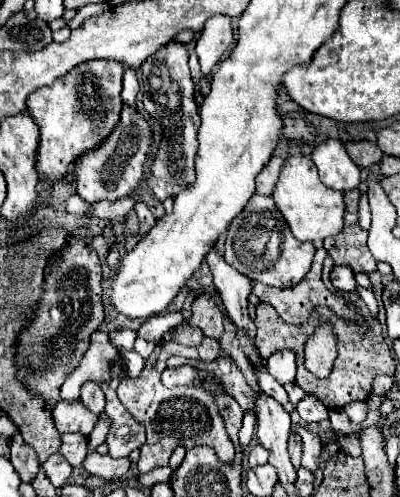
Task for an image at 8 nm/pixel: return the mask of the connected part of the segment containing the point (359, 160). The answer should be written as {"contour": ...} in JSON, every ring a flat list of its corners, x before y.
{"contour":[[363,140,363,142,347,142,345,150,359,168,369,168,369,166,381,162,381,158,383,158,383,152,375,144,371,144,367,140]]}

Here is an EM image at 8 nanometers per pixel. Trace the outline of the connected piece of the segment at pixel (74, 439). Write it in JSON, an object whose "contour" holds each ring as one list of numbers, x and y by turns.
{"contour":[[63,434,59,454,65,456,73,468,83,468,83,460,87,456,87,438,81,434]]}

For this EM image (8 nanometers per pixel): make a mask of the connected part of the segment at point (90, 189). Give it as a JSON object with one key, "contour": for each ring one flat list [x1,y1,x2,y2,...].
{"contour":[[123,106,121,120,113,130,113,134,103,142,103,146,93,152,87,152,77,160,75,166,77,194,91,204,99,200,119,200,129,196,143,176,143,162,149,144,151,144,151,132,143,116,135,108]]}

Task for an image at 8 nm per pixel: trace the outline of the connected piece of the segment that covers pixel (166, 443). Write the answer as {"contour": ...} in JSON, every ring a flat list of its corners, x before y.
{"contour":[[163,342,157,344,149,360,145,362,145,368,139,378,125,378,117,390,117,396,121,404,129,410,129,414,145,426,147,430,147,442,141,446,141,456,137,462,139,474,147,474,155,468,167,466,169,456,177,446,195,448,199,446,209,446,217,452,219,460,223,464,231,464,235,450,233,442,227,438,225,424,221,420,221,414,217,412,217,404,213,400,213,390,215,386,221,386,213,376,197,376,197,384,191,386,177,386,177,388,165,388,161,384,161,372,163,372]]}

